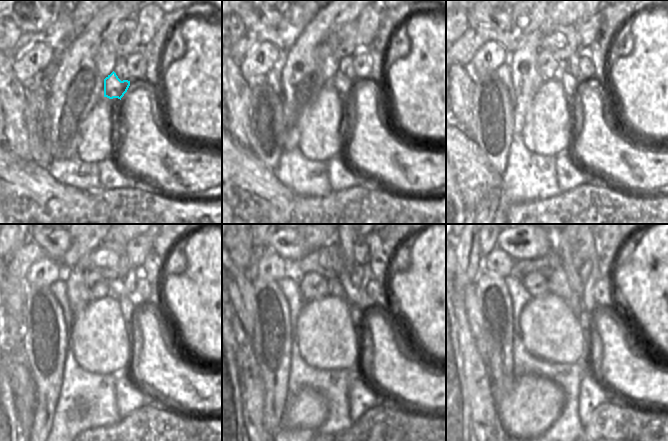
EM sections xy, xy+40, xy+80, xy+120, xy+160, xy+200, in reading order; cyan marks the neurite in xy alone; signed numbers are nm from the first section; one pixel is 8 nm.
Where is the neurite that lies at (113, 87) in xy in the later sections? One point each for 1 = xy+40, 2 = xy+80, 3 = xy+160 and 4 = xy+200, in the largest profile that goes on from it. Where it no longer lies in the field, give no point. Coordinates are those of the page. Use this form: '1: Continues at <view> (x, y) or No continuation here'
1: Continues at xy+40 (345, 86)
2: Continues at xy+80 (571, 85)
3: Continues at xy+160 (358, 317)
4: Continues at xy+200 (586, 323).

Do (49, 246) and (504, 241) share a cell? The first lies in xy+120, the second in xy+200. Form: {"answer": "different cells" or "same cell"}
{"answer": "same cell"}

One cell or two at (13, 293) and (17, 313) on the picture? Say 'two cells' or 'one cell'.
one cell

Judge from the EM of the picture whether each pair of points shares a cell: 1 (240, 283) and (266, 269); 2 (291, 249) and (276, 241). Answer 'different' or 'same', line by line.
1: different
2: same

